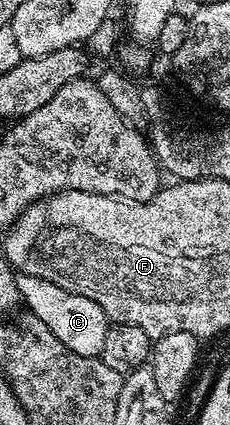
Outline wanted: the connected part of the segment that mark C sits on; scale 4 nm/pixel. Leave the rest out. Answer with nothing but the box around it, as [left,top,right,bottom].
[16,274,110,358]

